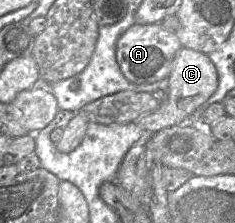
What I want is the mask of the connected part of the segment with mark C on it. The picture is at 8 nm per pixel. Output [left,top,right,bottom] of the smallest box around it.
[137,47,217,133]

